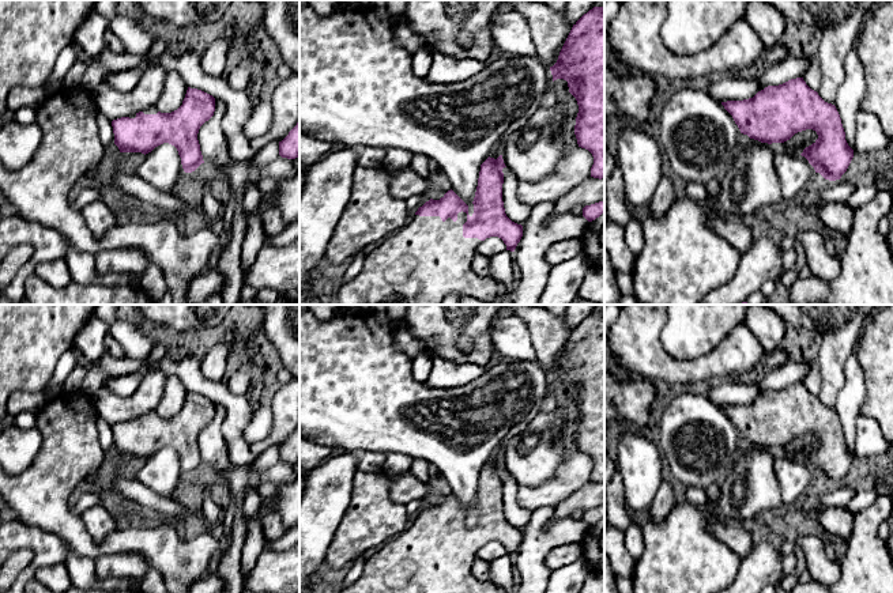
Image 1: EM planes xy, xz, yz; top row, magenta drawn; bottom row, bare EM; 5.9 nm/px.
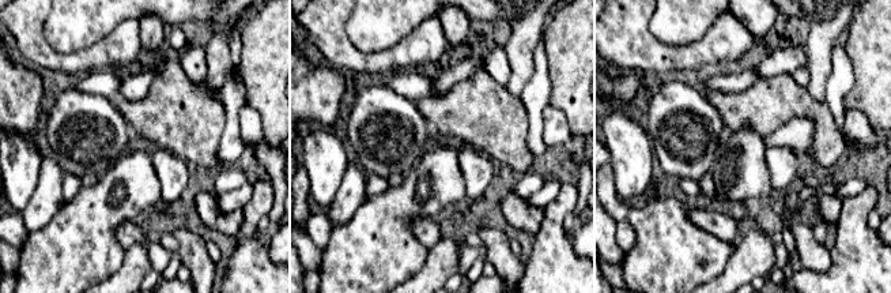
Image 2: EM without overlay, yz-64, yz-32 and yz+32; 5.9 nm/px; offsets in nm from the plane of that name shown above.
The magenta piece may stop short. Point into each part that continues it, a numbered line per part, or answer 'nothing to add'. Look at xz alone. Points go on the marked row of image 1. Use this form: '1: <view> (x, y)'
1: xz (426, 260)

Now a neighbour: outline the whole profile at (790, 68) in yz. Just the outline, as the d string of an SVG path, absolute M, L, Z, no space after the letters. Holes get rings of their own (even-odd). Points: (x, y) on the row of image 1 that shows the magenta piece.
M787 56L783 61L765 68L765 72L758 78L760 91L768 86L779 86L791 79L803 78L809 65L809 56L799 57Z

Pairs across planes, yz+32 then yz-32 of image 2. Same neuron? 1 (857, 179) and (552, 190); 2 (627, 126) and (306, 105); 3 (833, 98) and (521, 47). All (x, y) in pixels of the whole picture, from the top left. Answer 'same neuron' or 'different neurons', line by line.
1: same neuron
2: different neurons
3: different neurons

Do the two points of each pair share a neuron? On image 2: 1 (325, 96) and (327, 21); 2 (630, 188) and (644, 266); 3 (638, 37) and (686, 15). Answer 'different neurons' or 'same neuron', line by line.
1: different neurons
2: different neurons
3: different neurons

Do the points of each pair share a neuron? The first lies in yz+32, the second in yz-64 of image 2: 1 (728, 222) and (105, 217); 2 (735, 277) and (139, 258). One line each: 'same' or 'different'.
1: different
2: same

